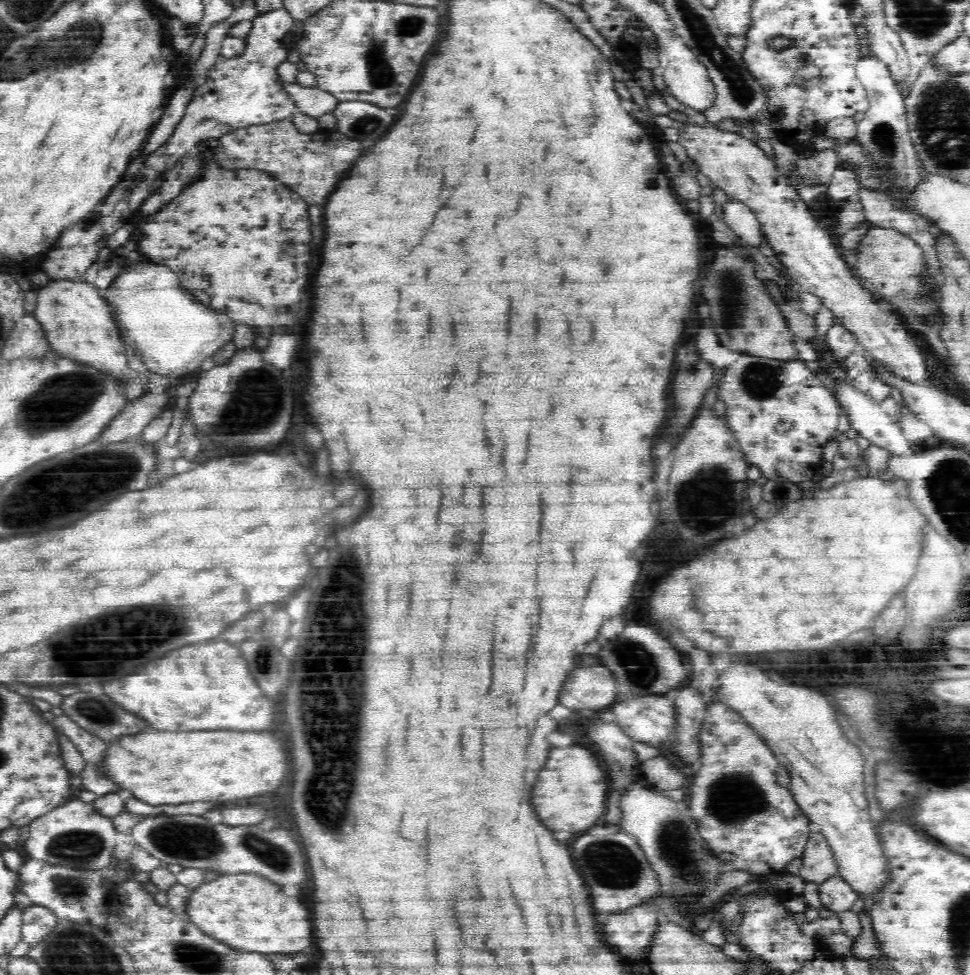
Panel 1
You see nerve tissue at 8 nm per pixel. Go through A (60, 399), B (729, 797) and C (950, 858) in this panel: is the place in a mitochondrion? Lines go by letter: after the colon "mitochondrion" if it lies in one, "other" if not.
A: mitochondrion
B: mitochondrion
C: other

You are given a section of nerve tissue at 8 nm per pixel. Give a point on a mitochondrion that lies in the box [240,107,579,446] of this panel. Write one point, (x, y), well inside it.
(366, 126)

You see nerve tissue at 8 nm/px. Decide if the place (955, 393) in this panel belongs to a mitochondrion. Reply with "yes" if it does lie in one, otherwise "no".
no

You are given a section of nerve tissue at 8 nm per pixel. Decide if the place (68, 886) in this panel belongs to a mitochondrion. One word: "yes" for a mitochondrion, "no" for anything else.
yes

